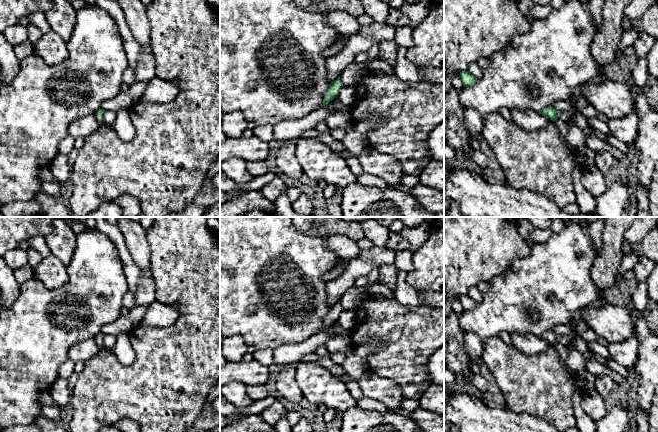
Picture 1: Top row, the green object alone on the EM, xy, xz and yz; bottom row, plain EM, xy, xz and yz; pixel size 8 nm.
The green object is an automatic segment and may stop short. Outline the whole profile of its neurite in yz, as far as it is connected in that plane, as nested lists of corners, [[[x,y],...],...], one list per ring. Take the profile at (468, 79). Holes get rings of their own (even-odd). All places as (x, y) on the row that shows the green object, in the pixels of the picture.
[[[463,71],[459,74],[463,87],[472,86],[476,83],[477,79],[469,72]]]

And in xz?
[[[339,76],[336,80],[334,80],[330,84],[329,89],[327,90],[327,92],[326,92],[326,94],[324,96],[322,106],[328,105],[328,103],[330,101],[337,98],[341,88],[342,88],[342,81],[341,81],[340,76]]]

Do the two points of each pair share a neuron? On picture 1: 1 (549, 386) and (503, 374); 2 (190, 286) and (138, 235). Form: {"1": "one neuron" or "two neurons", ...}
{"1": "one neuron", "2": "two neurons"}

